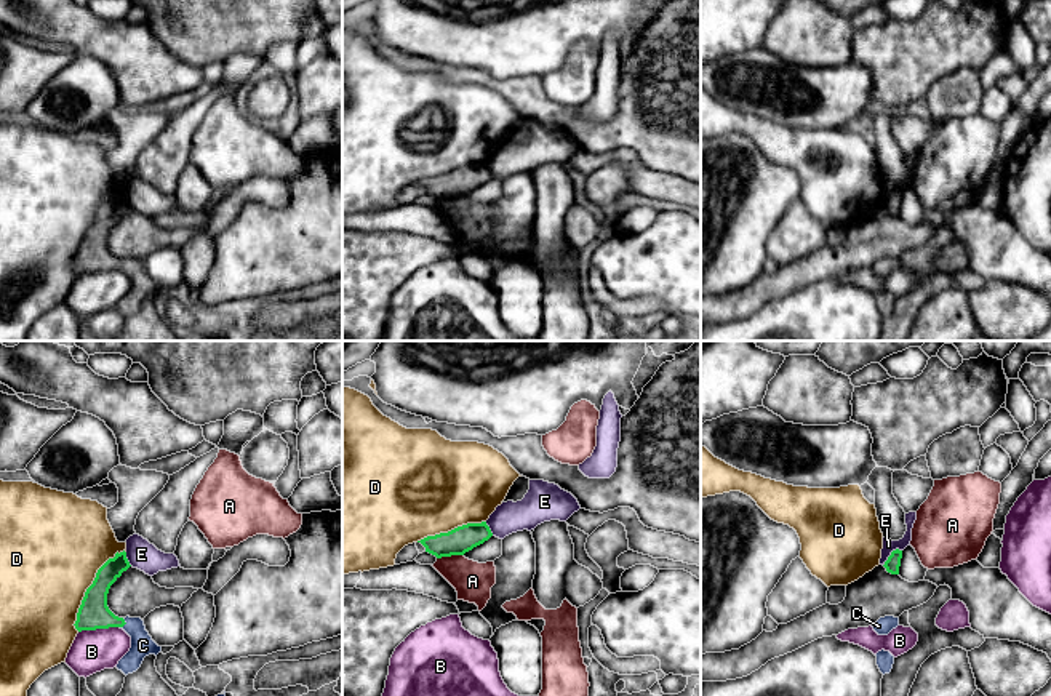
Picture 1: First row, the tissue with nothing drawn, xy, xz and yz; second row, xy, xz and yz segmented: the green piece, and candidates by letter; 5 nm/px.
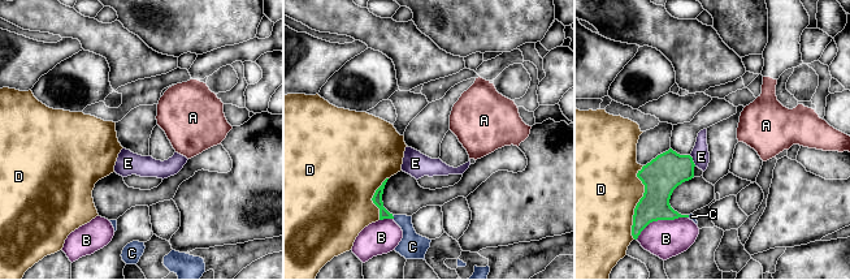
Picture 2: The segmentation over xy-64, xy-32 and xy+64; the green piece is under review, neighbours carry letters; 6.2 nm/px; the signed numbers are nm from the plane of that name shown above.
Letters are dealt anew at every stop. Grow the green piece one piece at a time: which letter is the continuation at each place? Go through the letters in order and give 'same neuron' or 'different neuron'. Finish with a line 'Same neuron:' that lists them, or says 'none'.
A: different neuron
B: different neuron
C: same neuron
D: different neuron
E: different neuron
Same neuron: C

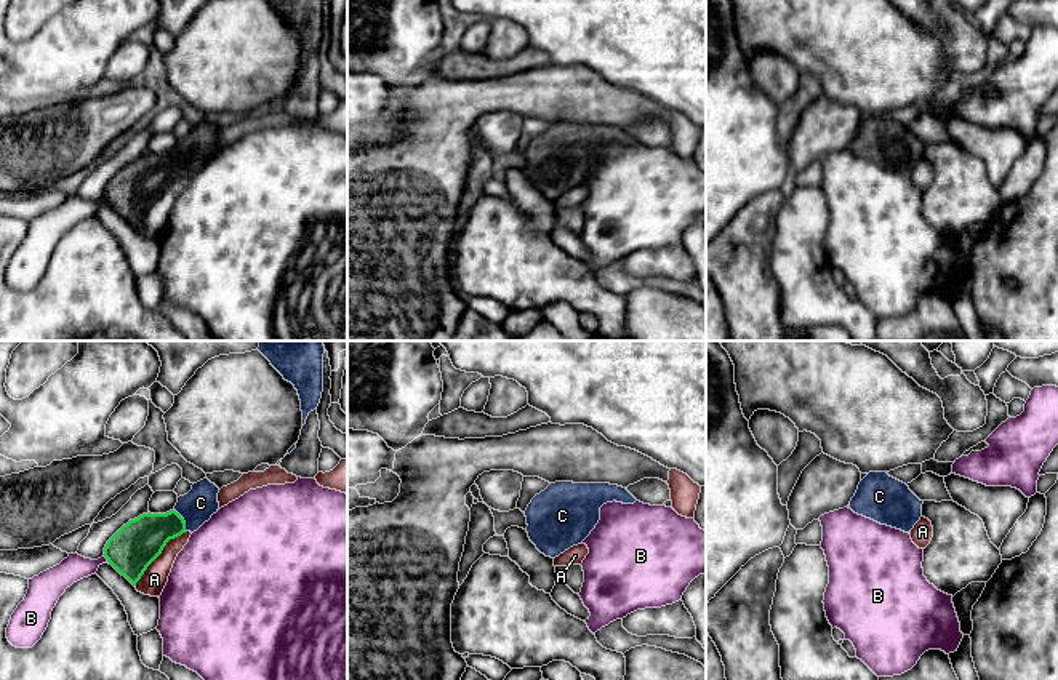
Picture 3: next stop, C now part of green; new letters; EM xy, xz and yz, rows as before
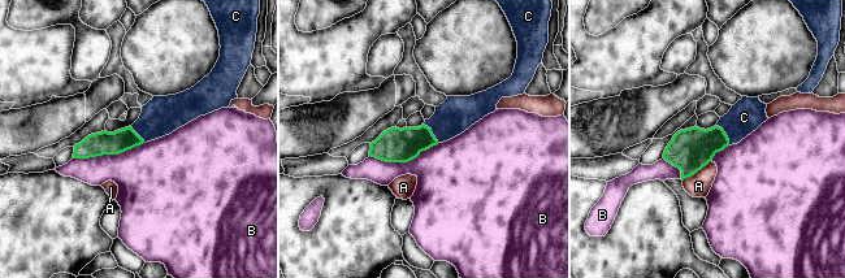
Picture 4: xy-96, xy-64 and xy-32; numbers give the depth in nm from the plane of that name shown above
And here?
A: different neuron
B: different neuron
C: same neuron
Same neuron: C

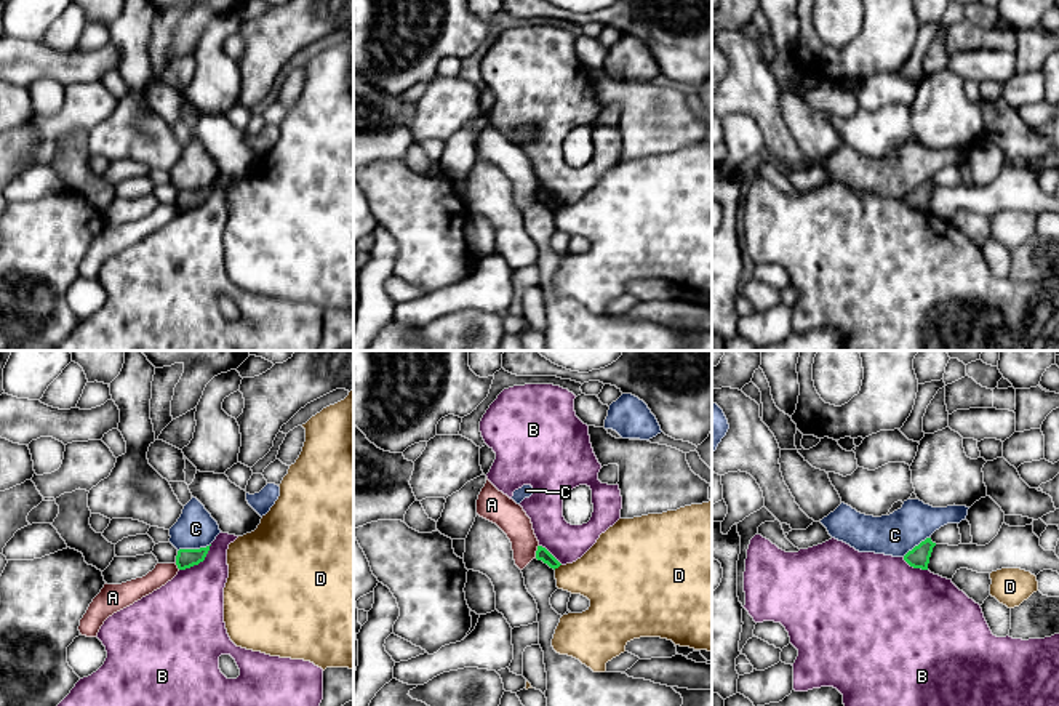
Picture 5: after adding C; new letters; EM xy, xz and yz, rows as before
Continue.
A: different neuron
B: different neuron
C: different neuron
D: different neuron
Same neuron: none

